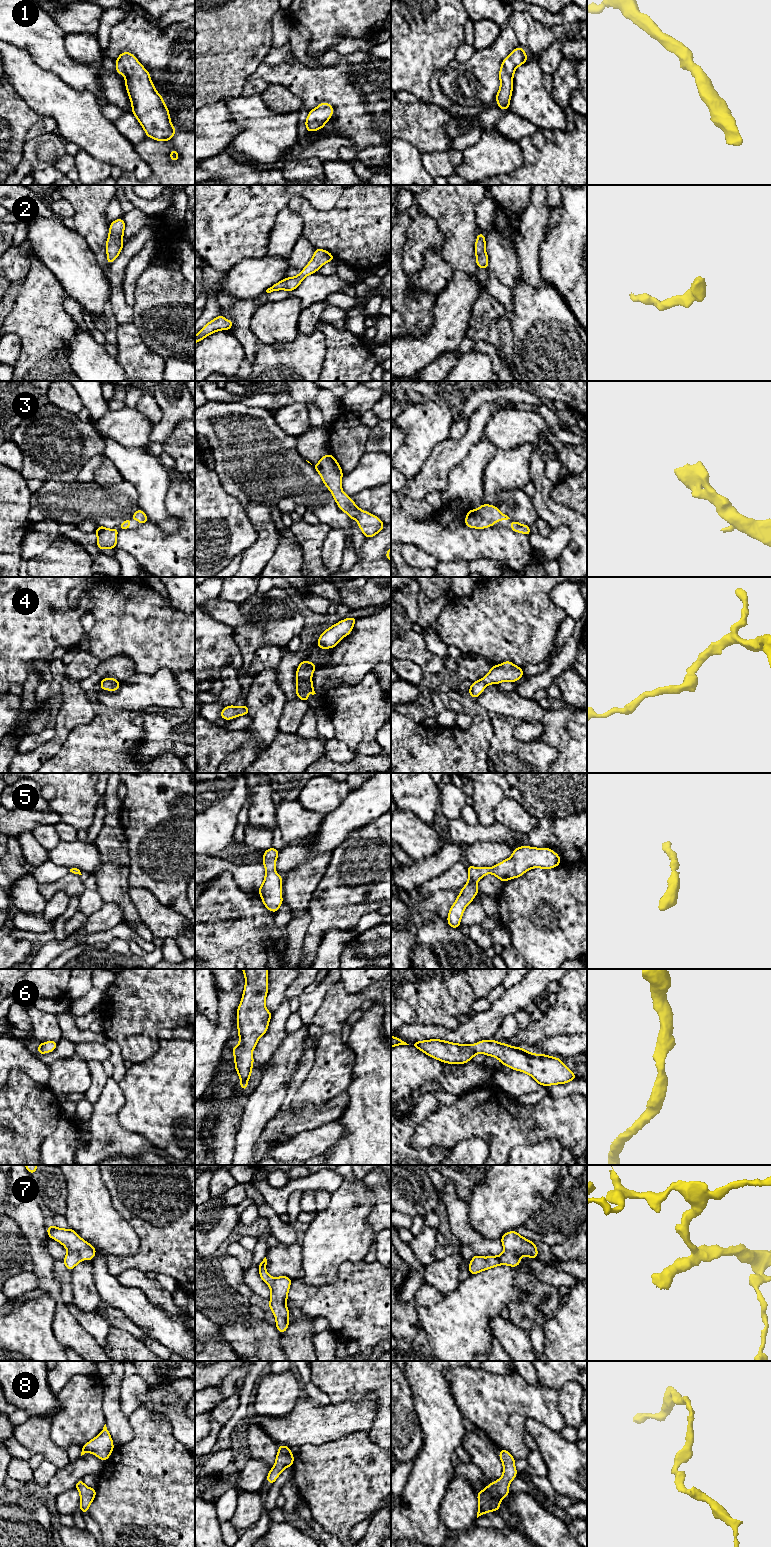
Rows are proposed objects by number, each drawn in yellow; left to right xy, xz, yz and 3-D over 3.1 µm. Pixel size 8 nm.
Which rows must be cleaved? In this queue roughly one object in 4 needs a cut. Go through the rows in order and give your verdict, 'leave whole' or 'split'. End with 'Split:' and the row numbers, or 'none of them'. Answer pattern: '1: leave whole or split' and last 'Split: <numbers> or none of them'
1: leave whole
2: leave whole
3: leave whole
4: leave whole
5: leave whole
6: leave whole
7: leave whole
8: leave whole
Split: none of them

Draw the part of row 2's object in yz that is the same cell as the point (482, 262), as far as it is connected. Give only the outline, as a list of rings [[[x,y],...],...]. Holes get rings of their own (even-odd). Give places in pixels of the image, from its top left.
[[[479,233],[477,235],[476,243],[475,243],[475,254],[476,254],[476,263],[478,268],[488,268],[488,255],[485,250],[485,236],[483,233]]]

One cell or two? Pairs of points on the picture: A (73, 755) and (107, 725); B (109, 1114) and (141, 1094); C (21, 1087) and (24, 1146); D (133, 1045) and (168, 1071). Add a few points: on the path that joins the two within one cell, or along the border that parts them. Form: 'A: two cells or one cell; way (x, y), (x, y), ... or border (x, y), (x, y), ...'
A: one cell; way (81, 749), (99, 733)
B: two cells; border (118, 1084), (124, 1097), (118, 1123), (127, 1130)
C: one cell; way (21, 1102), (21, 1131)
D: two cells; border (160, 1040), (160, 1046), (153, 1054), (133, 1064)

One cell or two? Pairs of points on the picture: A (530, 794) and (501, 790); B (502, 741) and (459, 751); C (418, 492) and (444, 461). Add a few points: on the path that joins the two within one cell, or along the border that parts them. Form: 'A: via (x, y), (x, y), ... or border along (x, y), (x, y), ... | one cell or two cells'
A: via (523, 789), (508, 790) | one cell
B: border along (491, 739), (487, 762) | two cells
C: via (423, 484), (436, 469) | one cell

